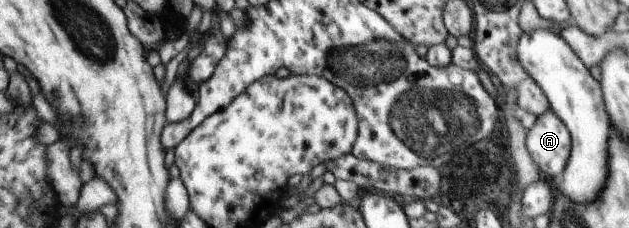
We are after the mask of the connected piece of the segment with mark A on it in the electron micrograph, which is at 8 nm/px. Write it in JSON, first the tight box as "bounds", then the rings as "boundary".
{"bounds":[524,109,571,179],"boundary":[[[550,109],[539,115],[532,127],[526,130],[524,143],[532,161],[542,173],[552,179],[558,179],[558,175],[563,174],[564,168],[570,162],[571,136],[558,115]]]}

